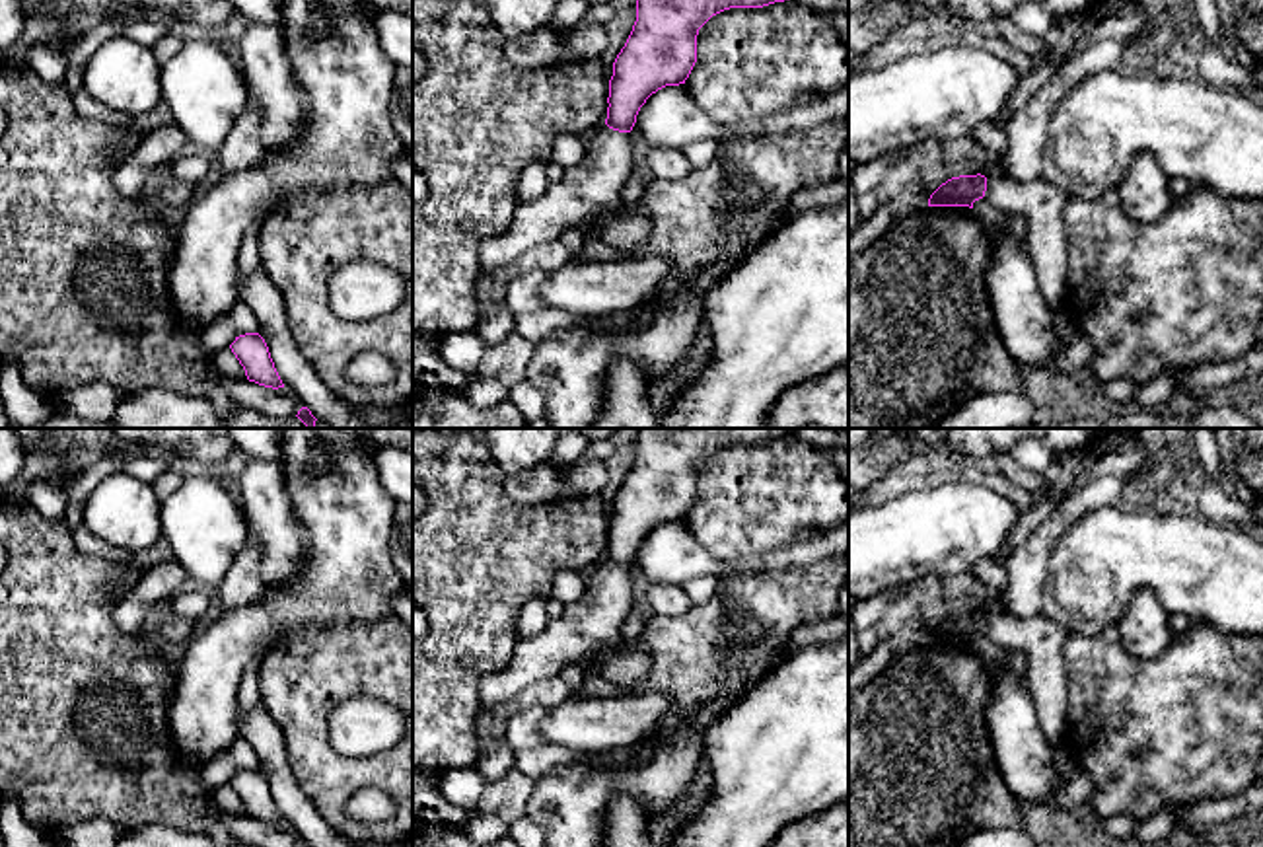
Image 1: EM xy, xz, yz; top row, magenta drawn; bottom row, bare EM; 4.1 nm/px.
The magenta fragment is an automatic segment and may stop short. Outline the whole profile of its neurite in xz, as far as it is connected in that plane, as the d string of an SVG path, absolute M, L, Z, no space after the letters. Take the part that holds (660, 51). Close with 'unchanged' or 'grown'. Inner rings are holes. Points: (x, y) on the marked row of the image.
M636 0L636 21L613 62L609 80L605 125L588 136L584 160L568 167L559 183L531 203L518 203L508 230L483 241L479 259L481 273L494 273L535 245L543 245L562 236L562 232L597 212L621 203L621 193L632 171L631 130L646 99L666 86L685 84L697 62L699 29L716 14L730 8L763 8L784 0Z | grown

